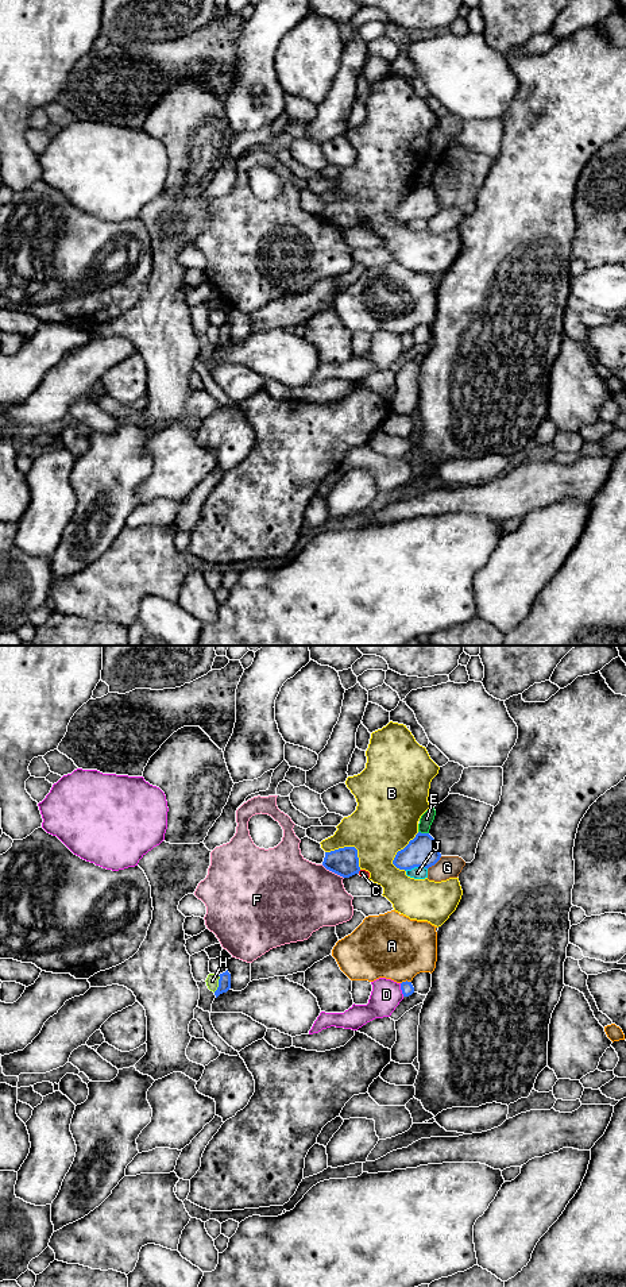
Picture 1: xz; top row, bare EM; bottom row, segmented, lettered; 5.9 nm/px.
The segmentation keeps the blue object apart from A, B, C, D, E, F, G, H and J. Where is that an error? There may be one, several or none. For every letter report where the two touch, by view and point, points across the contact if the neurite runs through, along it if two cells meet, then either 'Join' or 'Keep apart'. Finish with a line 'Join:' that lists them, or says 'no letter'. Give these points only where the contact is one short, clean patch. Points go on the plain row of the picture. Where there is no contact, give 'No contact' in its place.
A: Touches blue at xz (406, 332). Keep apart
B: Touches blue at xz (351, 199). Keep apart
C: Touches blue at xz (359, 222). Keep apart
D: Touches blue at xz (401, 340). Keep apart
E: Touches blue at xz (424, 185). Keep apart
F: Touches blue at xz (332, 223). Keep apart
G: Touches blue at xz (435, 215). Keep apart
H: Touches blue at xz (219, 335). Boundary: xz (219, 327), (219, 338), (213, 343). Keep apart
J: Touches blue at xz (416, 218). Keep apart
Join: no letter

